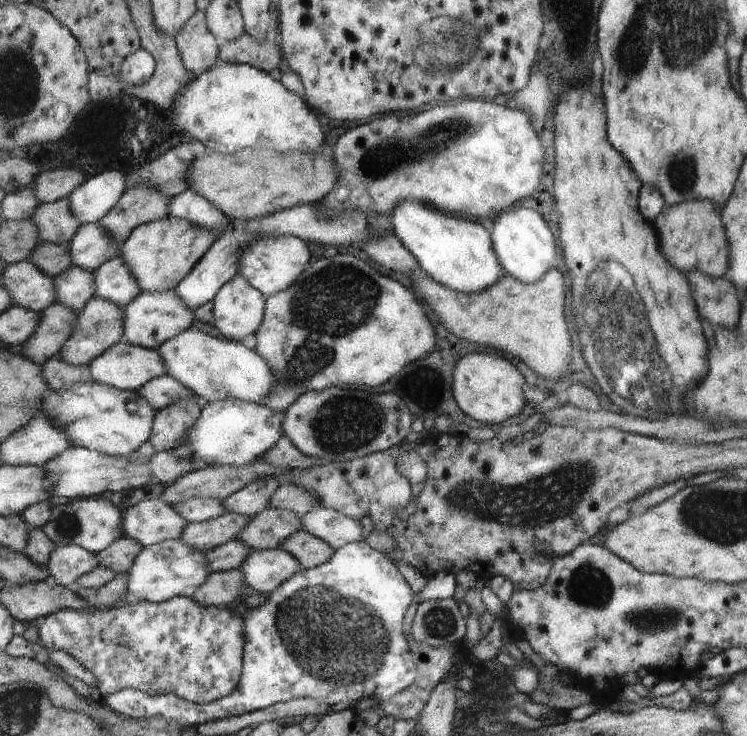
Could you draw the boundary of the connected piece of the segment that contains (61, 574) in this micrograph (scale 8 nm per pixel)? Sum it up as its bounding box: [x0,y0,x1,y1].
[49,545,98,587]

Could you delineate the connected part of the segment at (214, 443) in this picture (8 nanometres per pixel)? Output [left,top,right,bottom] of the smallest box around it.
[178,399,286,466]

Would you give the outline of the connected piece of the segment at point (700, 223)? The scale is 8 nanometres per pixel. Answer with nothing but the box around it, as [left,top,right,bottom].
[656,202,728,278]

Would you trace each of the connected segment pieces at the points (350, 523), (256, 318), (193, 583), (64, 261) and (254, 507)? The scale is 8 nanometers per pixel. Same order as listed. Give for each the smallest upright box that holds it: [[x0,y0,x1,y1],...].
[[301,506,365,550],[212,276,266,342],[130,539,211,603],[31,242,75,279],[222,478,280,516]]

